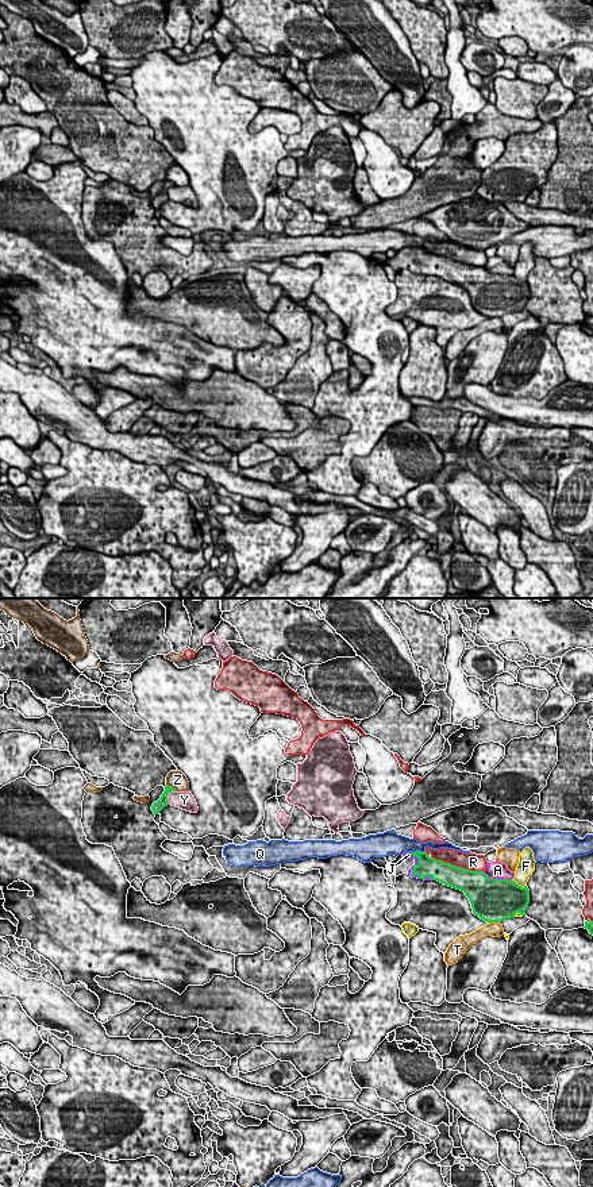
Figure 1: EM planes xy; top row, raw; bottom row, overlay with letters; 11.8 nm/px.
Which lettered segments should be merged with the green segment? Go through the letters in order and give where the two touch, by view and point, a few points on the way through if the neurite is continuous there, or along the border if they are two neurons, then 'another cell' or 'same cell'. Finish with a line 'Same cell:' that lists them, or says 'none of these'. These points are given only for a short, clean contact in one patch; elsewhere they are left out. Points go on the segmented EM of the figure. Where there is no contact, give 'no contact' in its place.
A: xy (497, 879) | another cell
F: xy (518, 885) | another cell
J: xy (415, 866) | same cell
Q: xy (418, 851) | another cell
R: xy (455, 866) | another cell
T: xy (495, 921) | another cell
Y: xy (166, 796) | another cell
Z: xy (170, 786) | another cell
Same cell: J

